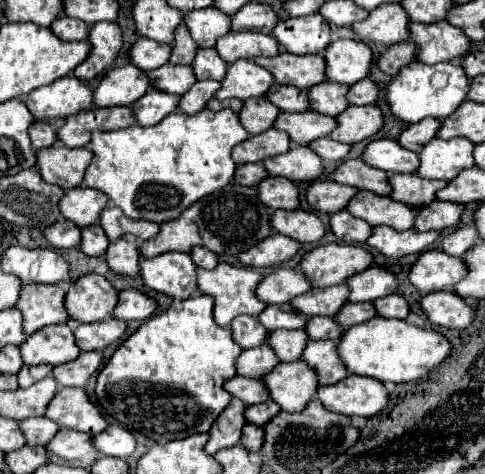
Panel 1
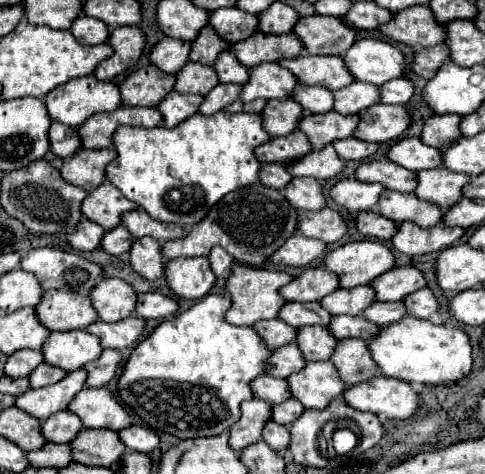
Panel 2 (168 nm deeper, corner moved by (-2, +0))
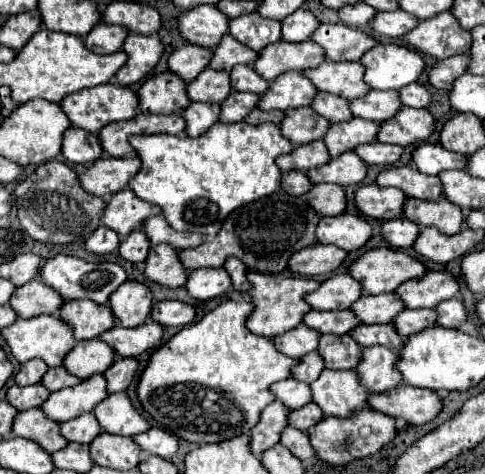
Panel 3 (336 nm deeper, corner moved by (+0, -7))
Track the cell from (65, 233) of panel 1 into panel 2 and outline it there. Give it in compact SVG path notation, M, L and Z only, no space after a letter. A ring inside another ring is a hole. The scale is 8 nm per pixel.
M82 218L80 224L76 226L76 230L72 234L68 234L68 242L72 244L74 250L80 252L92 252L100 246L100 240L104 236L104 228L100 228L98 224L90 222L88 218Z

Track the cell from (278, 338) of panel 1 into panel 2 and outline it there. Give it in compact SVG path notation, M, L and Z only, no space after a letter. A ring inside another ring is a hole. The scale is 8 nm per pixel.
M304 326L298 330L298 346L304 352L304 360L328 360L338 344L338 338L328 332L326 326Z

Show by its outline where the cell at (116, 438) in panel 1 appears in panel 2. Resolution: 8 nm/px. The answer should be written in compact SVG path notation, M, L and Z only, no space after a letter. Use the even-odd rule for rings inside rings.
M132 424L120 430L120 438L128 450L136 450L136 452L152 452L160 444L156 430L152 430L150 426L142 426L142 424Z

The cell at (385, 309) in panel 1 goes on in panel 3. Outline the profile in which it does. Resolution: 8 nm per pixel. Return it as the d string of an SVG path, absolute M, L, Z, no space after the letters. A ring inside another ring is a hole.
M458 297L454 299L446 299L446 301L440 301L436 307L436 323L442 325L442 327L458 327L464 319L466 319L466 311L464 311L464 305Z

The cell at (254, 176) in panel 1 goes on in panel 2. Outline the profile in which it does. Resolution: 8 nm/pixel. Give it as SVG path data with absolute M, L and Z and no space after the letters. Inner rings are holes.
M264 164L260 168L260 182L264 186L282 190L282 188L286 188L290 184L290 180L292 180L292 176L288 174L286 164Z

